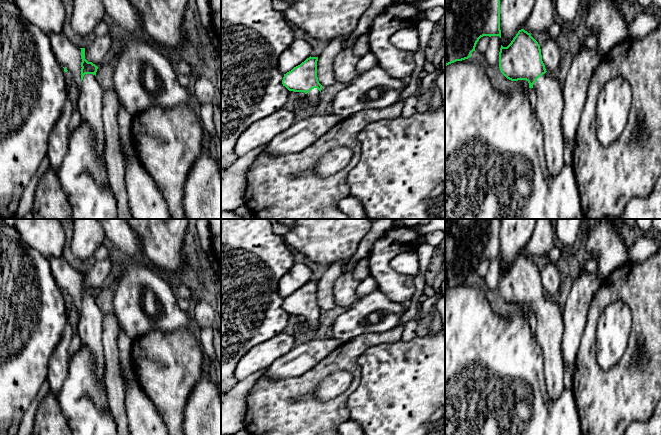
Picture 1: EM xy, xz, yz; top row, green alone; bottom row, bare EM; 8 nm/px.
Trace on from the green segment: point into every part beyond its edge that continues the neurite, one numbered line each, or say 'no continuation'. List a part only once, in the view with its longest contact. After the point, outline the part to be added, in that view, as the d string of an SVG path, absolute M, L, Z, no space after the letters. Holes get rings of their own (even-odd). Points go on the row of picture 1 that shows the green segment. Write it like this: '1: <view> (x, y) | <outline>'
1: yz (549, 107) | M546 72L533 84L536 92L536 116L544 132L544 151L547 167L551 177L557 175L564 167L565 141L561 118L564 107L562 86L557 79Z

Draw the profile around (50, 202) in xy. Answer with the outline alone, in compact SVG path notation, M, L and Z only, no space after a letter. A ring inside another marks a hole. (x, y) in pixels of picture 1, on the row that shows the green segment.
M48 169L37 184L32 214L34 219L74 219L73 210L58 180L58 172Z

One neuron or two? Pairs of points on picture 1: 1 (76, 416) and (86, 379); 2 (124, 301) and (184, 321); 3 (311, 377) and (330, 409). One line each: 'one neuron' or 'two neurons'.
1: one neuron
2: one neuron
3: one neuron

